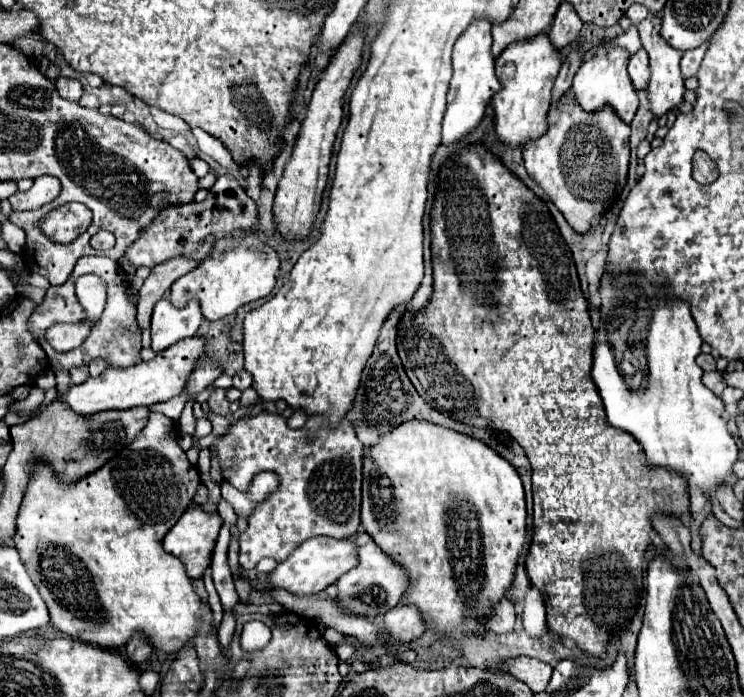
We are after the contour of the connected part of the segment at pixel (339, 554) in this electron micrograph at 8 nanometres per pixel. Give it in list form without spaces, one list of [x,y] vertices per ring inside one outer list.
[[[329,536],[311,538],[301,546],[297,546],[297,550],[293,550],[293,554],[287,560],[279,562],[277,568],[267,574],[267,588],[273,588],[273,590],[283,588],[295,596],[311,596],[311,594],[323,592],[325,586],[333,584],[335,578],[343,576],[347,570],[351,570],[357,564],[355,550],[357,546],[349,540],[335,540]]]

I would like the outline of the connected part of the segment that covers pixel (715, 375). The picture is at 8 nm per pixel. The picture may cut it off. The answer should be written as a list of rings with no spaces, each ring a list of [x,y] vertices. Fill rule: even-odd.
[[[705,372],[703,374],[703,384],[713,392],[713,394],[717,394],[717,396],[721,396],[723,394],[723,390],[725,390],[725,382],[723,382],[723,374],[721,372]]]

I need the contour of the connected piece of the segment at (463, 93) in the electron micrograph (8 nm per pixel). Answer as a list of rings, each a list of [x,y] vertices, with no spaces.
[[[479,18],[467,28],[467,32],[461,34],[461,38],[455,42],[455,48],[453,48],[453,78],[447,94],[447,112],[443,118],[441,144],[451,146],[463,140],[465,136],[469,136],[471,130],[475,130],[483,120],[489,100],[499,90],[501,90],[501,84],[495,76],[495,60],[491,56],[491,24]]]

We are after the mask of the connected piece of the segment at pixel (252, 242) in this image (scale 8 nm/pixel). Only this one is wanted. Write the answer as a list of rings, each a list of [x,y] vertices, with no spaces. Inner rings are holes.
[[[235,230],[233,234],[227,234],[215,242],[211,248],[209,258],[199,262],[191,274],[185,274],[183,278],[175,280],[171,286],[171,302],[175,306],[185,304],[185,292],[197,296],[201,304],[201,312],[207,320],[219,320],[223,316],[233,314],[237,308],[241,308],[247,302],[265,298],[277,280],[279,274],[279,256],[275,248],[271,248],[267,242],[261,240],[259,230]]]

